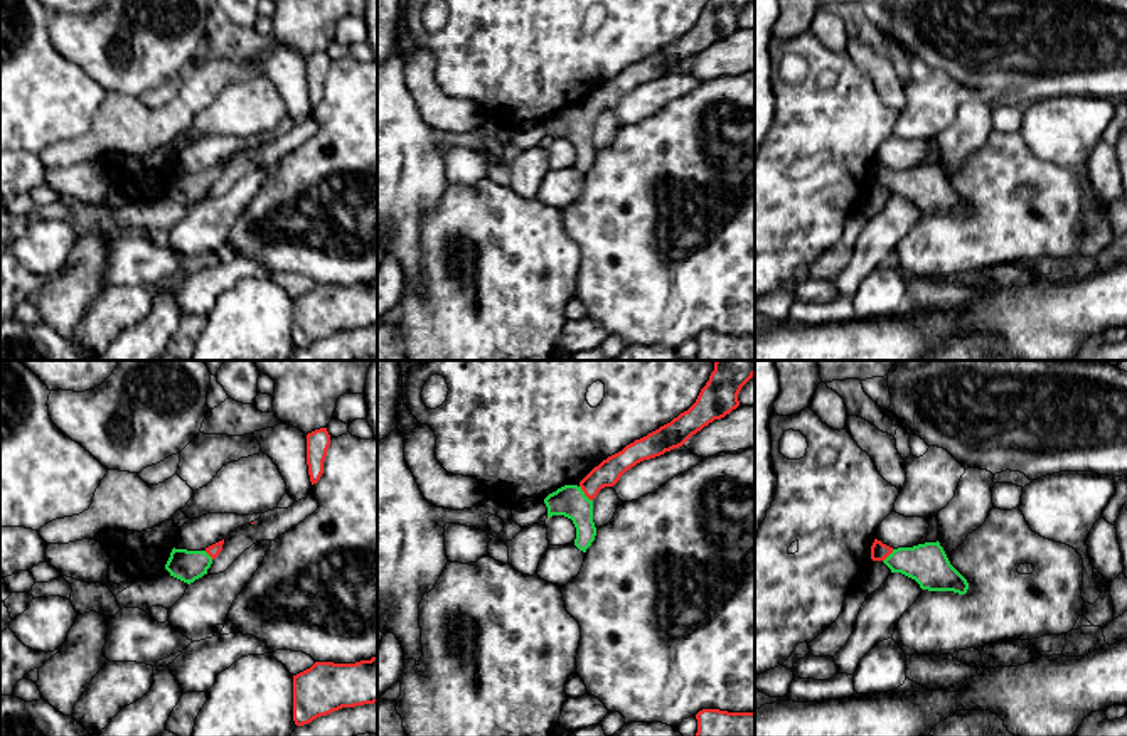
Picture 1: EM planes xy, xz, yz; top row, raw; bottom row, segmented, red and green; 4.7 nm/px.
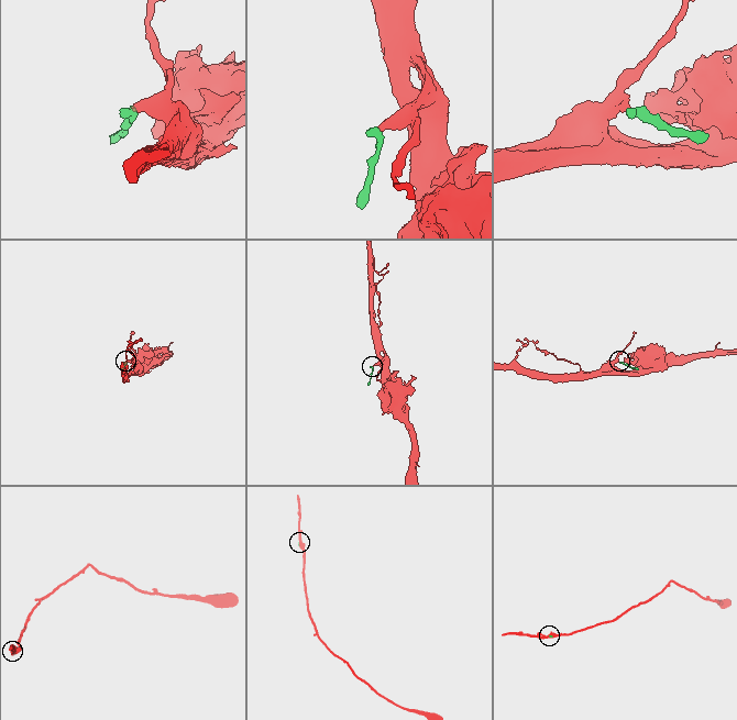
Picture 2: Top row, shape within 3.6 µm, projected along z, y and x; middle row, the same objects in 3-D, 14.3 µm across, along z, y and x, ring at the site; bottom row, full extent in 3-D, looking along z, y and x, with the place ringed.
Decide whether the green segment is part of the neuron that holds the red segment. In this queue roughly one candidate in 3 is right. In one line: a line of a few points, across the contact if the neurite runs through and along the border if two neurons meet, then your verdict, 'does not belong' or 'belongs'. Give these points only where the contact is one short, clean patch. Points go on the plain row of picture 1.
line xz (607, 96), (585, 117), (578, 123), (570, 123); belongs

